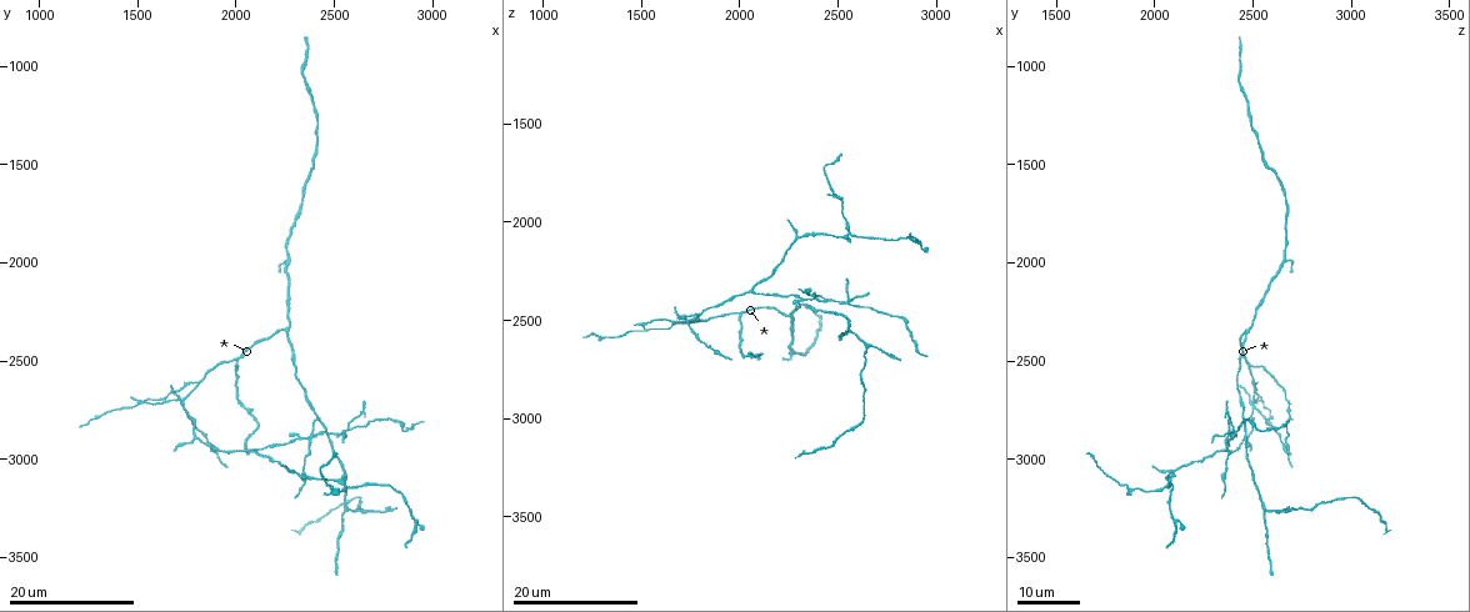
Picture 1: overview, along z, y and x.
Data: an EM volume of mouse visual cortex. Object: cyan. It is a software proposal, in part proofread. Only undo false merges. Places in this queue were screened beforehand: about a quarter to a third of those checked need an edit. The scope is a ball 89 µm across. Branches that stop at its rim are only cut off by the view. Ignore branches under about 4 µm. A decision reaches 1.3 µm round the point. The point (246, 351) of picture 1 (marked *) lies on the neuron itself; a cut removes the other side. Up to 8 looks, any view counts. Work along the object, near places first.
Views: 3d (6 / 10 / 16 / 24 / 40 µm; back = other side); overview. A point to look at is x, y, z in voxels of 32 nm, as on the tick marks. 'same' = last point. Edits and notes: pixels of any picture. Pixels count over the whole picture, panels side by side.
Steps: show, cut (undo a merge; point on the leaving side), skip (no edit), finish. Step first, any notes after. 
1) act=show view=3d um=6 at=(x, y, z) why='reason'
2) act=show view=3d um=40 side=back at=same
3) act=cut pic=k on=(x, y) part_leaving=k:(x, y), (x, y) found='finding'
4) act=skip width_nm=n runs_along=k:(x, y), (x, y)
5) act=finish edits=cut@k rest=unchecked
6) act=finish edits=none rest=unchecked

act=show view=3d um=16 at=(2250, 2340, 2480)

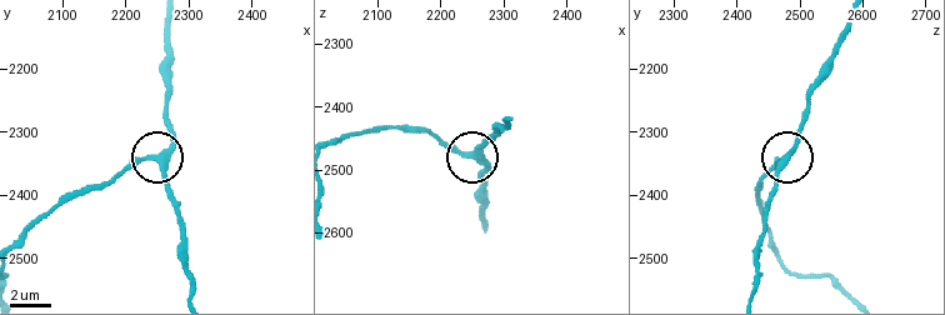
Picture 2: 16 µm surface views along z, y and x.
act=show view=3d um=6 at=(2265, 2350, 2470)

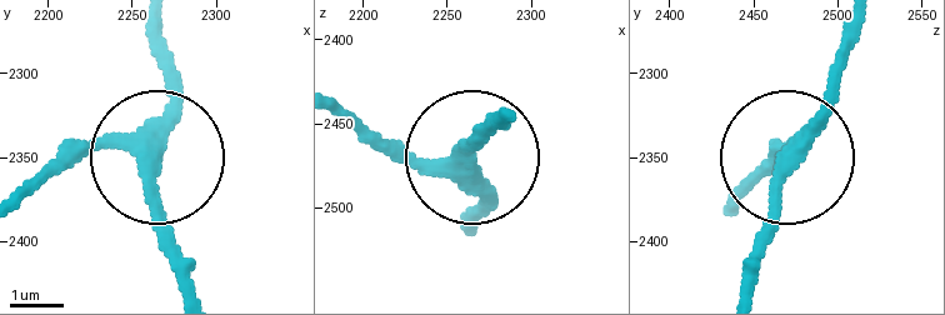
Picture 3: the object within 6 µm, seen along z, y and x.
act=skip runs_along=3:(28, 195), (81, 159), (158, 146), (163, 48) found='all the same neuron'

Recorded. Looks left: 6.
act=show view=3d um=24 at=(2210, 2930, 2370) why='thick turns thin'

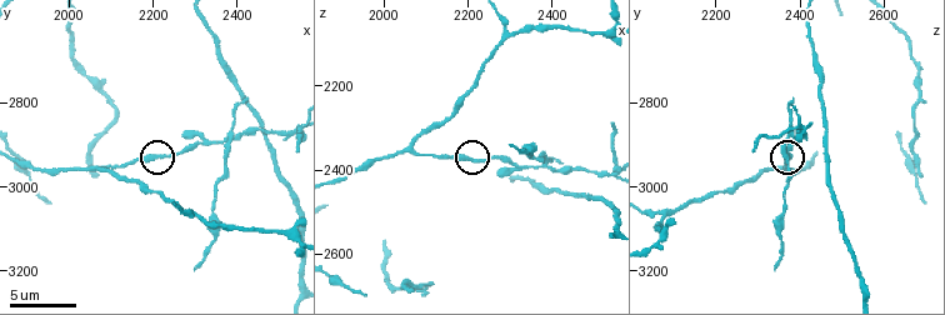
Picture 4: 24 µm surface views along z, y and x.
act=show view=3d um=10 at=(2215, 2925, 2380)

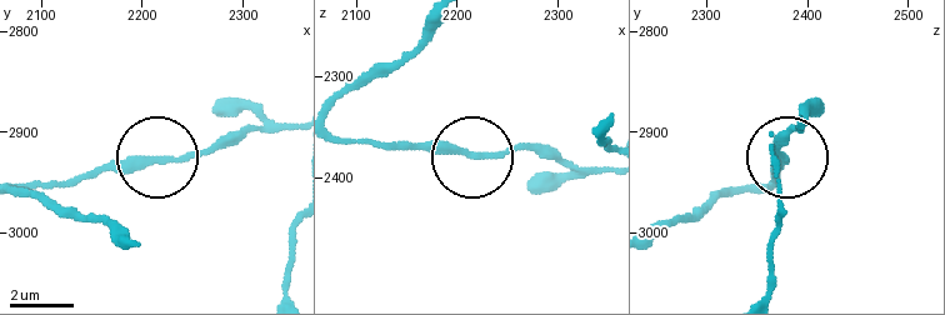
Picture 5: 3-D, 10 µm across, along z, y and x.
act=skip width_nm=240 runs_along=5:(25, 184), (89, 178), (163, 154), (231, 146) found='continuous, no second neuron'

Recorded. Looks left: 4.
act=show view=3d um=16 at=(2540, 2870, 2410) why='four or more arms meet'

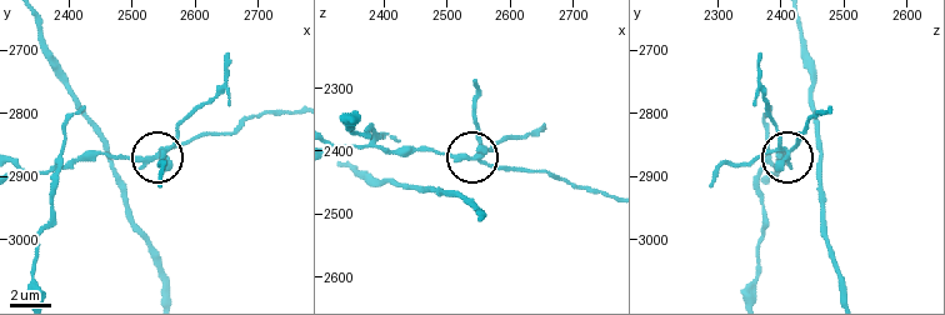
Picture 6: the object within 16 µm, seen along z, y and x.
act=show view=3d um=10 at=(2555, 2870, 2405) why='closer look'

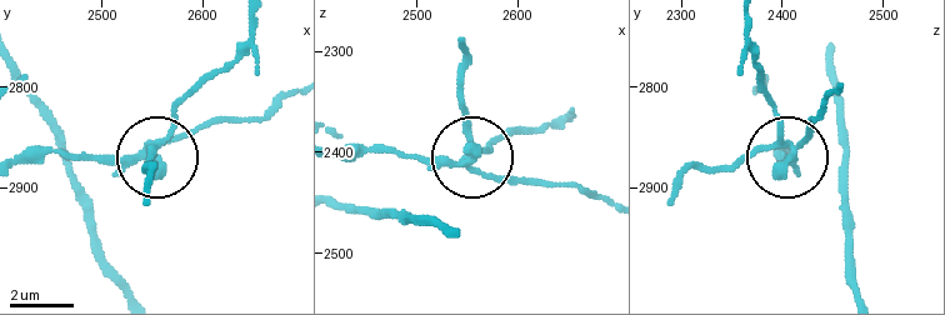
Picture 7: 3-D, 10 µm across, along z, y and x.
act=cut pic=7 on=(188, 131) arms=4 part_leaving=7:(796, 153), (834, 91) found='a second neuron is stuck on'

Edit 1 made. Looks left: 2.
act=show view=3d um=24 at=(2010, 2500, 2470) why='three arms meet'

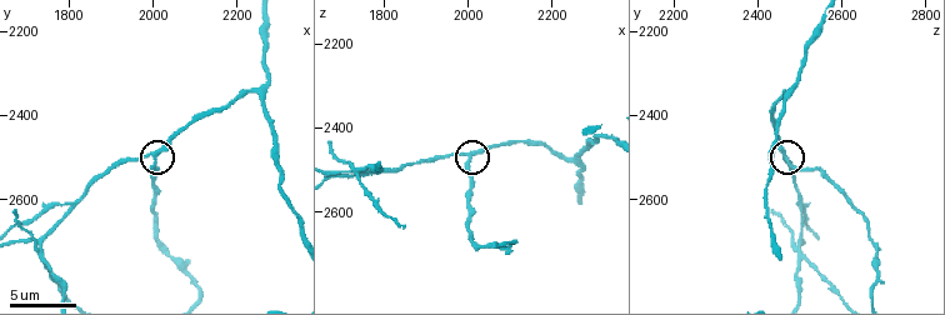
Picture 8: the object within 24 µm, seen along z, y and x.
act=show view=3d um=10 at=(2000, 2500, 2465) why='closer look'

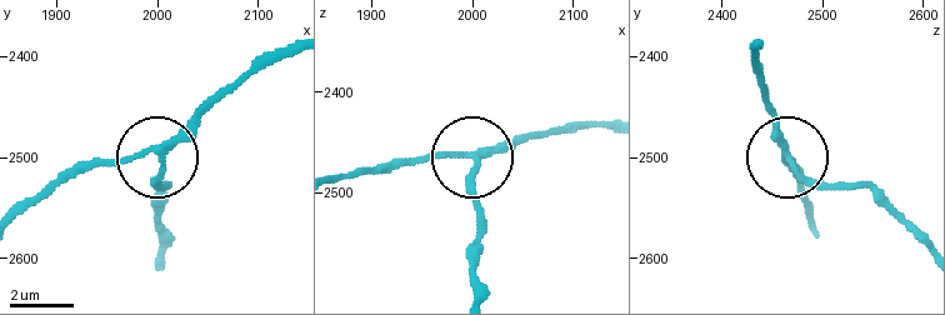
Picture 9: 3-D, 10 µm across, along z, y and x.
act=skip arms=3 runs_along=9:(768, 109), (779, 146), (800, 171), (878, 200) found='all the same neuron'

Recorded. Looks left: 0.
act=finish edits=cut@7 rest=unchecked

